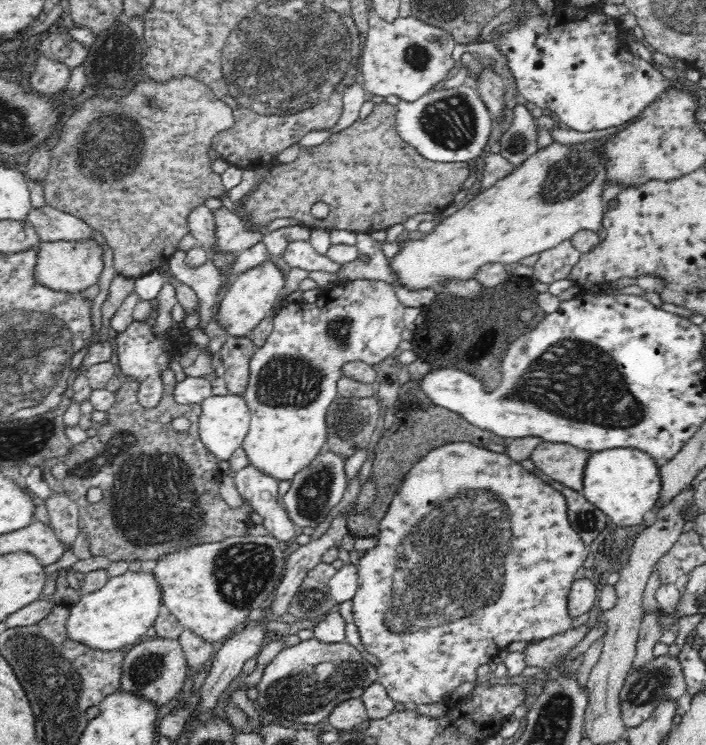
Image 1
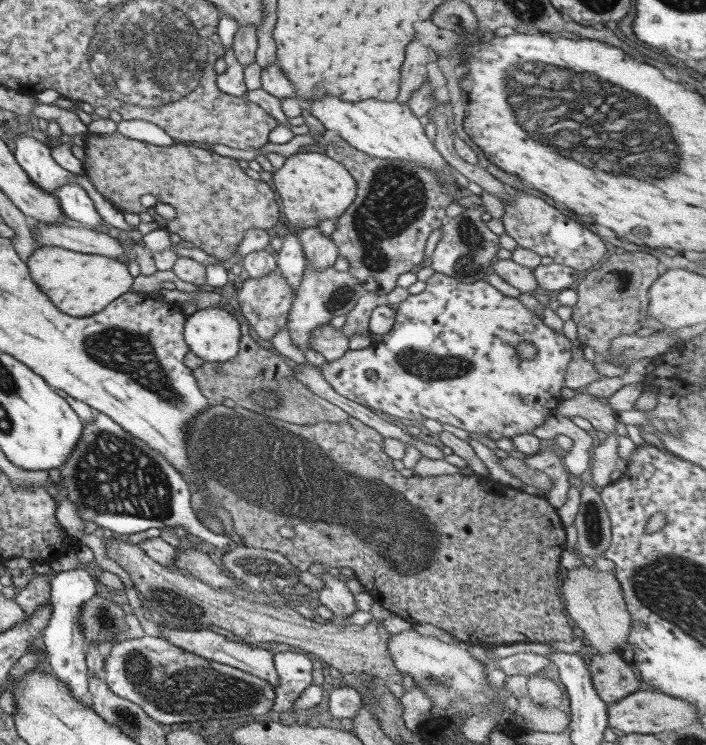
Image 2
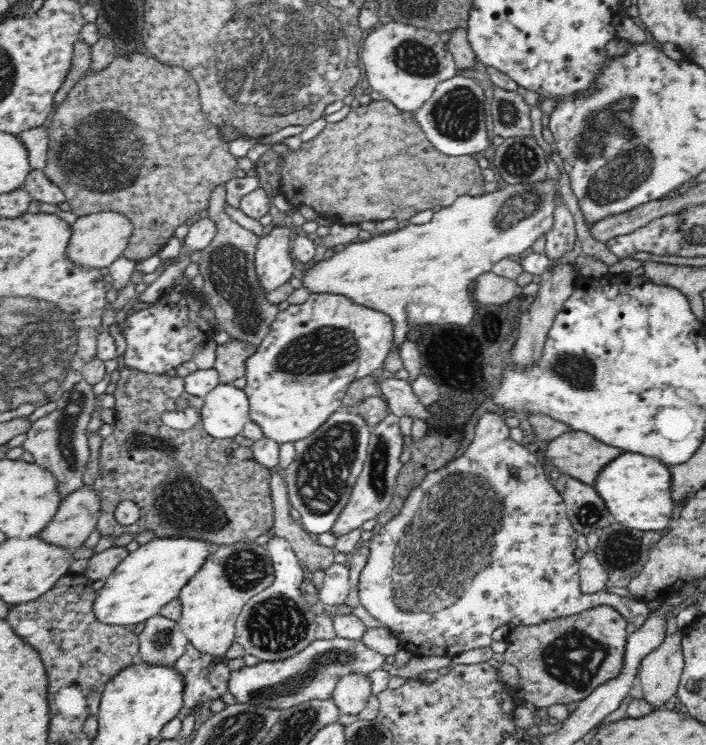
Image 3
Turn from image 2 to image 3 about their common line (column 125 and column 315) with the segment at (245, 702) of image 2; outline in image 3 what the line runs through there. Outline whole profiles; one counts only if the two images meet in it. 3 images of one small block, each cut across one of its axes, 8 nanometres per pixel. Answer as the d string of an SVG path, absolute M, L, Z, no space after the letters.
M334 637L316 639L304 650L284 660L262 661L254 666L245 665L240 670L229 672L229 692L240 704L262 705L272 710L290 709L300 703L314 699L330 699L335 685L345 674L370 674L382 668L383 654L368 648L360 640Z

